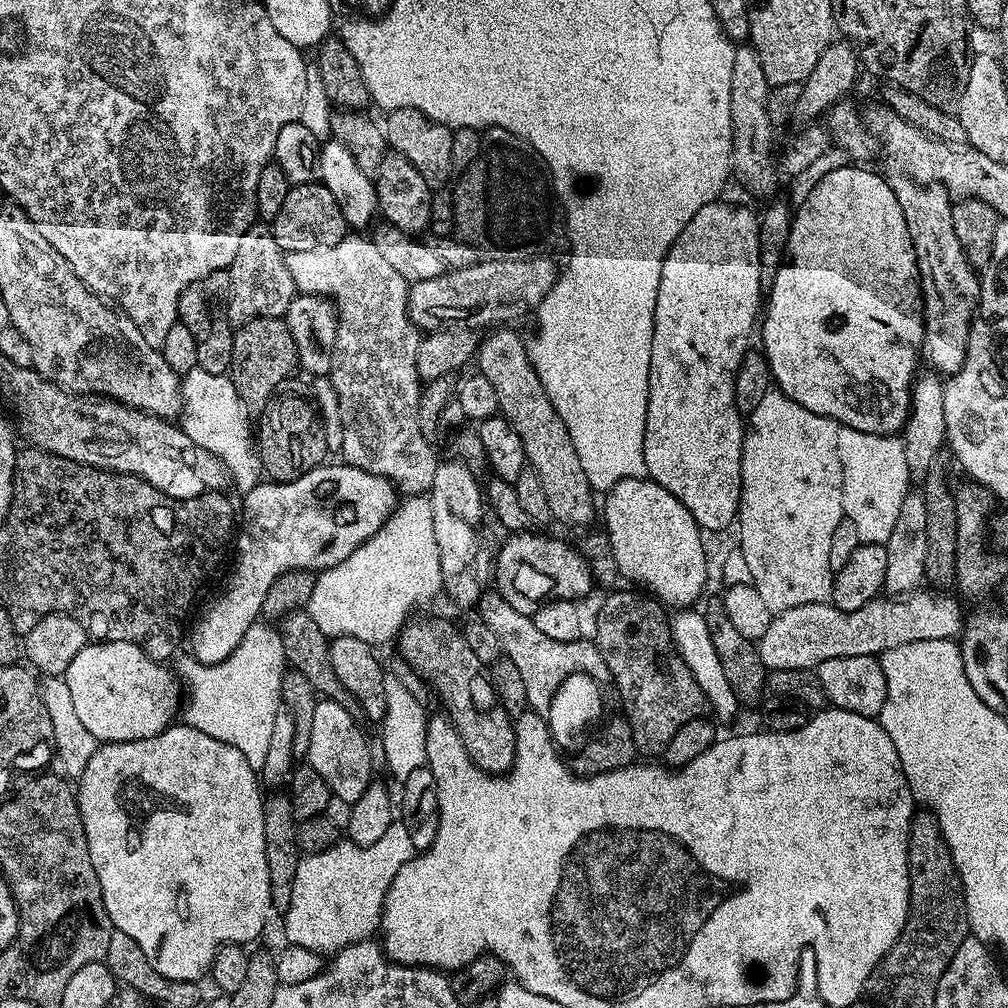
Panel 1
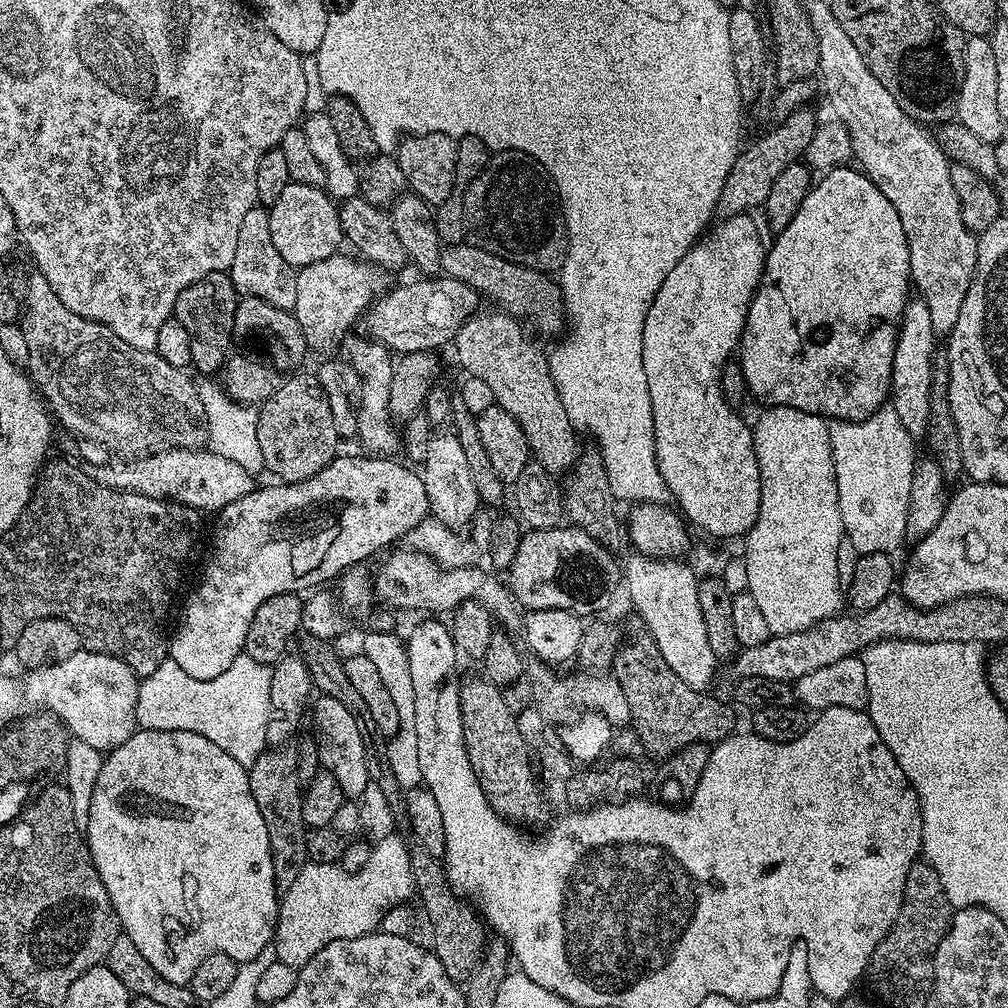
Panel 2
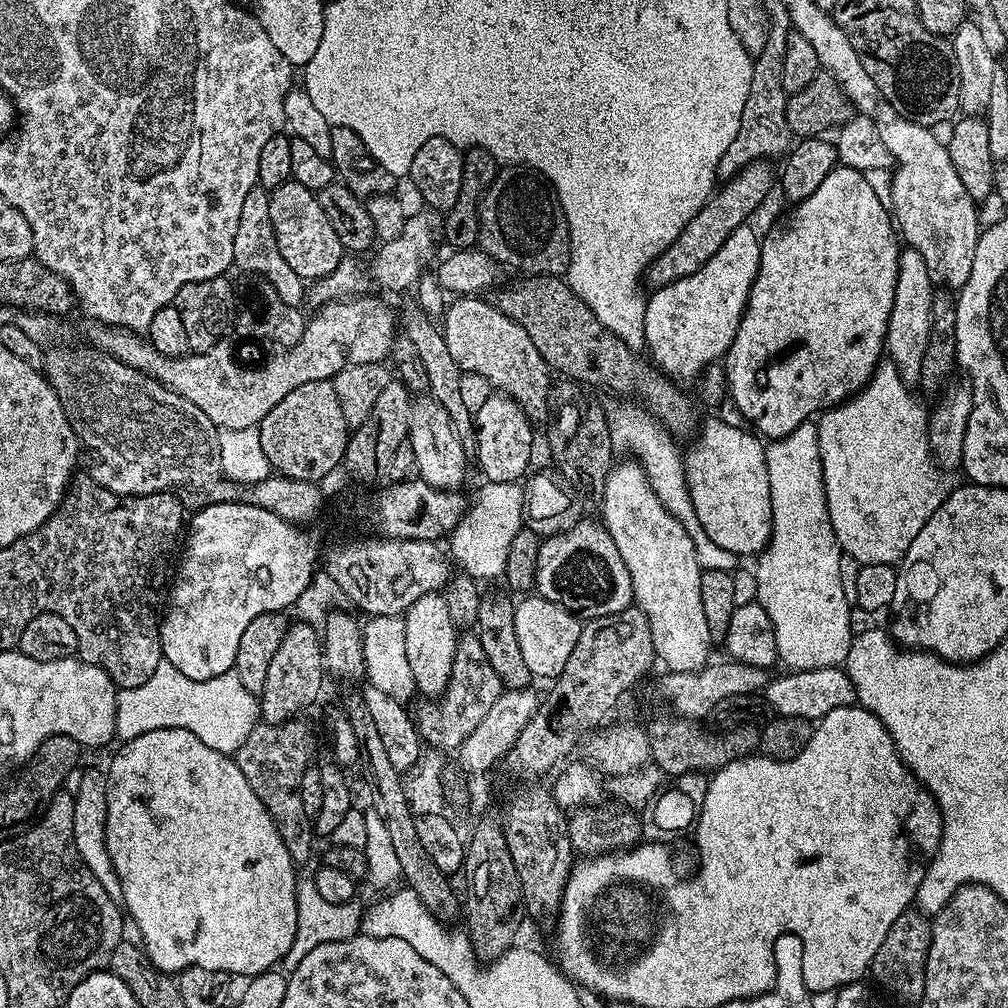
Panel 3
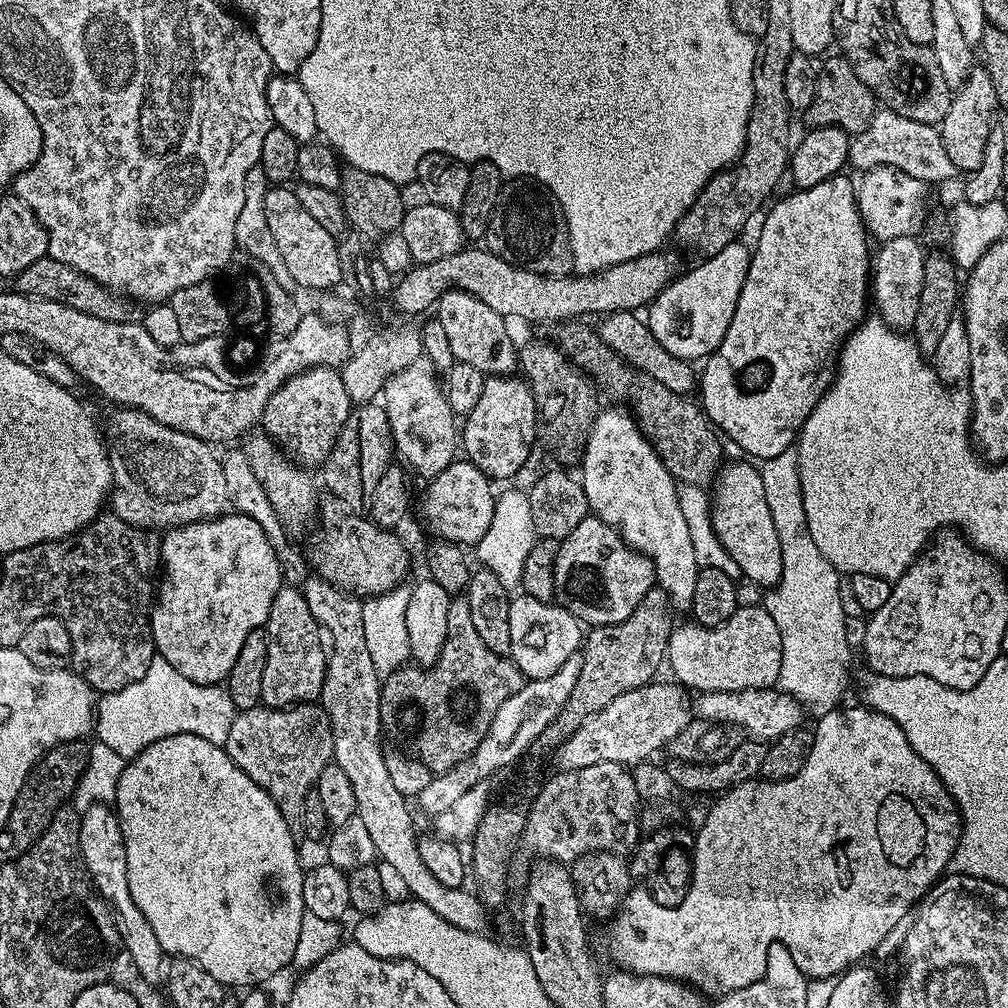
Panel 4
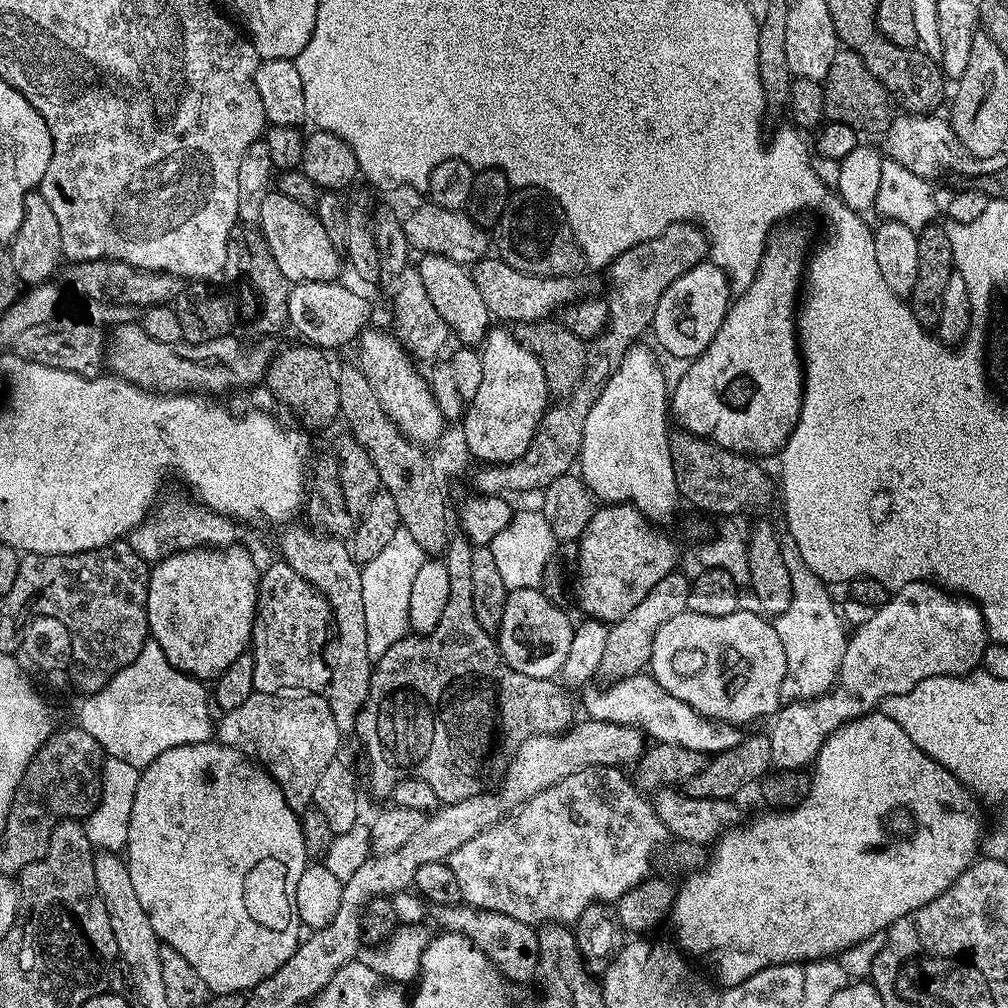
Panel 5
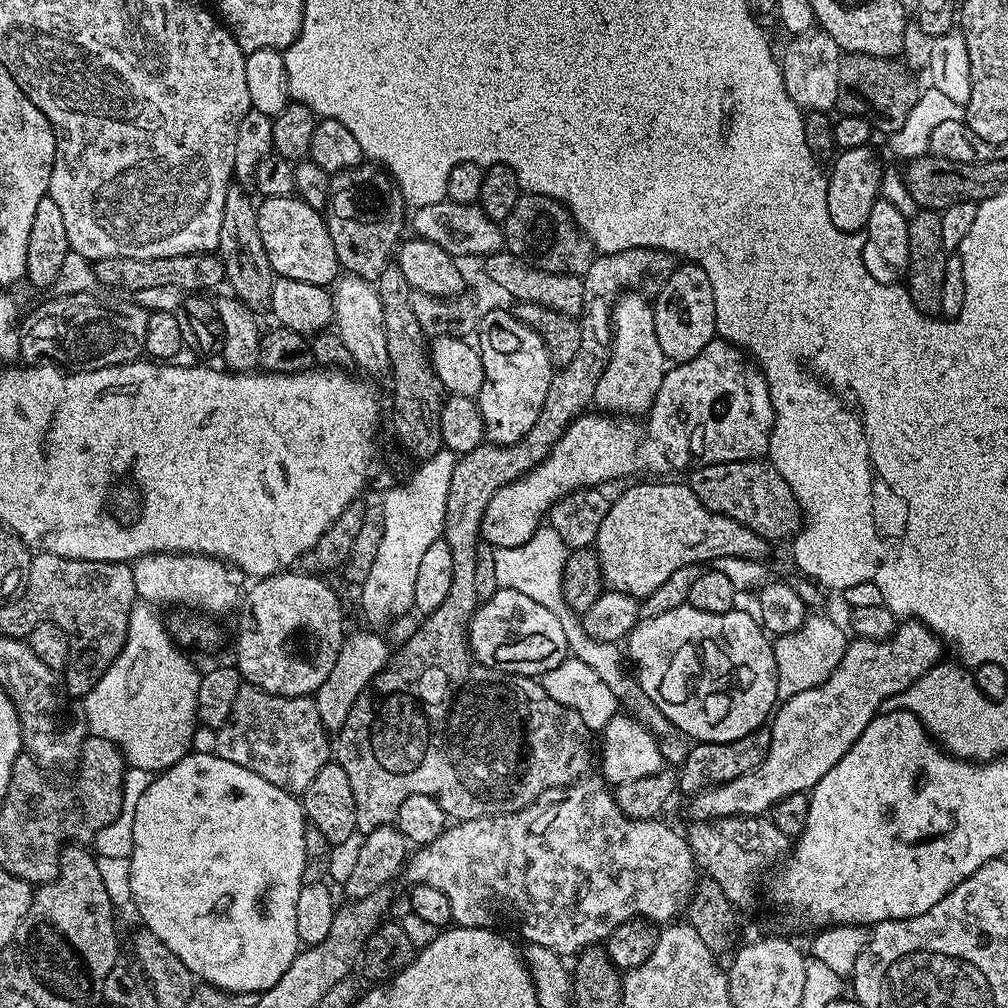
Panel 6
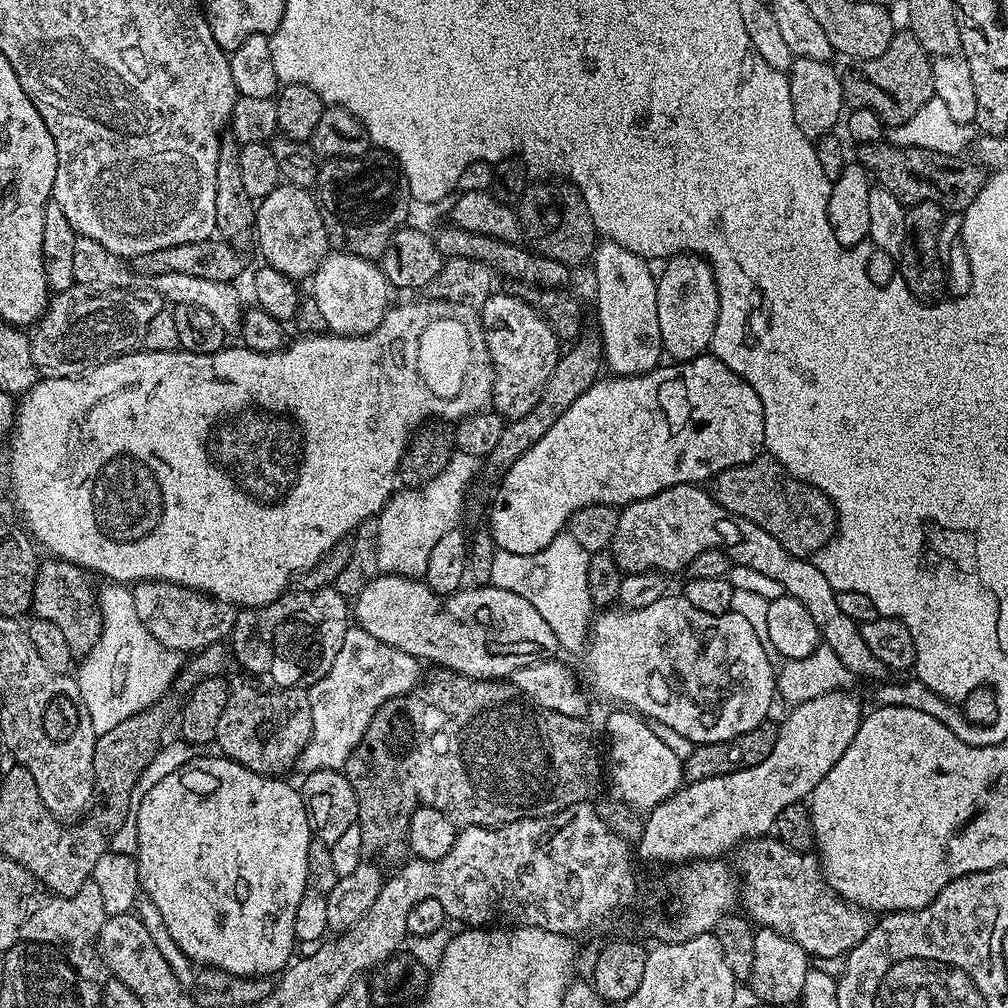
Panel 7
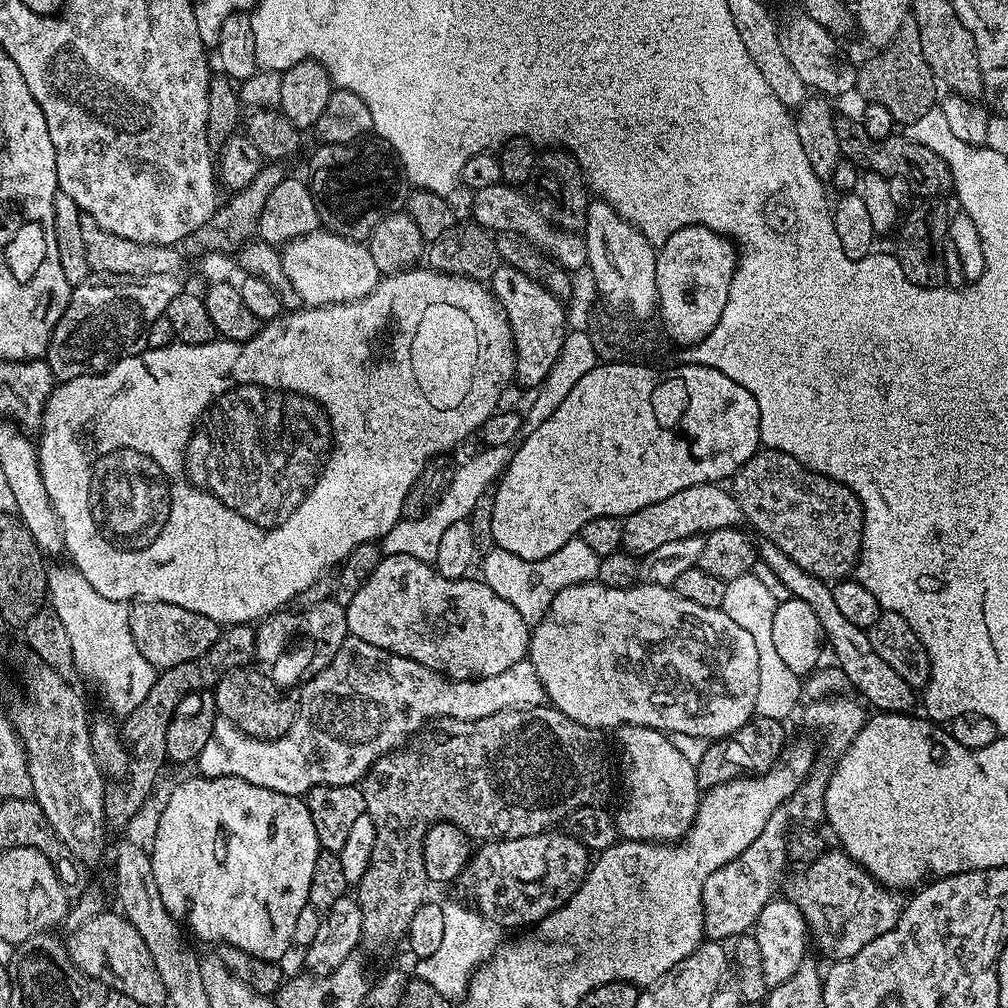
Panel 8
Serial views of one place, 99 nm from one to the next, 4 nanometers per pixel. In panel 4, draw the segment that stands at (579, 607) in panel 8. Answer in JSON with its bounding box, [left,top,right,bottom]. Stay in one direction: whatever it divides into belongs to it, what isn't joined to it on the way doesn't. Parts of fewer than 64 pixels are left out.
[672,606,782,694]

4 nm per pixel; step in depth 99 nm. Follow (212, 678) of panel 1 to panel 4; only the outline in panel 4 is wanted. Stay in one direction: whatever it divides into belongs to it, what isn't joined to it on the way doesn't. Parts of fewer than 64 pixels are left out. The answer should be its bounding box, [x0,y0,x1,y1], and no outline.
[94,655,237,758]

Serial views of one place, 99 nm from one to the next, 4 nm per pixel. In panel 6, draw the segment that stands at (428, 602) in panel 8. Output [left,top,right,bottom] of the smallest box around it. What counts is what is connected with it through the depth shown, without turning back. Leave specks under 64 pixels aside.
[468,588,569,678]

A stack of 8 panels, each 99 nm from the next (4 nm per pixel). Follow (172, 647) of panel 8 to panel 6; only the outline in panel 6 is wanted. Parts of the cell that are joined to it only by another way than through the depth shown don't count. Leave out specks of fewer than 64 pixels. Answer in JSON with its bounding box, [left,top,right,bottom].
[131,552,246,612]

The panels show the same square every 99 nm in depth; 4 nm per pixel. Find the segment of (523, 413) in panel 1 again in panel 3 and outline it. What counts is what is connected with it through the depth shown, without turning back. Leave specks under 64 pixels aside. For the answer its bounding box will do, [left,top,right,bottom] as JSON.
[442,298,554,422]

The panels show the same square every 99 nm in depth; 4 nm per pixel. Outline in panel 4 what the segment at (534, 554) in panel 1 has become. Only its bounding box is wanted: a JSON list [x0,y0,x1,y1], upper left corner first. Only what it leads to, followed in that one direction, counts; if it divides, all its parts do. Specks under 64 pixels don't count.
[554,514,656,626]

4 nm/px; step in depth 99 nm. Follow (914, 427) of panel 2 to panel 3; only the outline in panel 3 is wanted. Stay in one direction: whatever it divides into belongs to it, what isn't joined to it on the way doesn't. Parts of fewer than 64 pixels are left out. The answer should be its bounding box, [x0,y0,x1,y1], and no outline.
[884,247,934,386]

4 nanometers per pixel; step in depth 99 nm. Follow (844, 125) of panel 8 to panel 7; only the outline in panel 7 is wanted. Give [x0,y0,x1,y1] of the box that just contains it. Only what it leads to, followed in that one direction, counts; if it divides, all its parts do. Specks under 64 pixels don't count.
[855,142,986,213]

